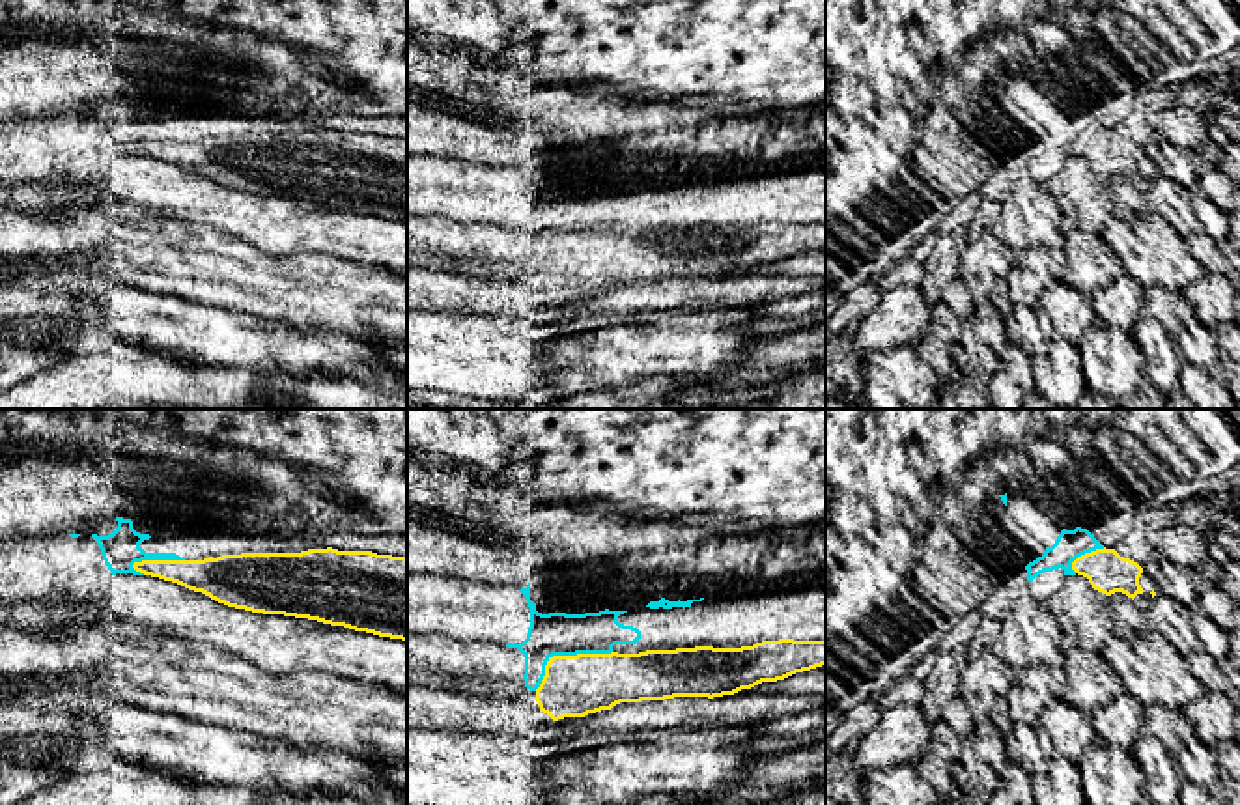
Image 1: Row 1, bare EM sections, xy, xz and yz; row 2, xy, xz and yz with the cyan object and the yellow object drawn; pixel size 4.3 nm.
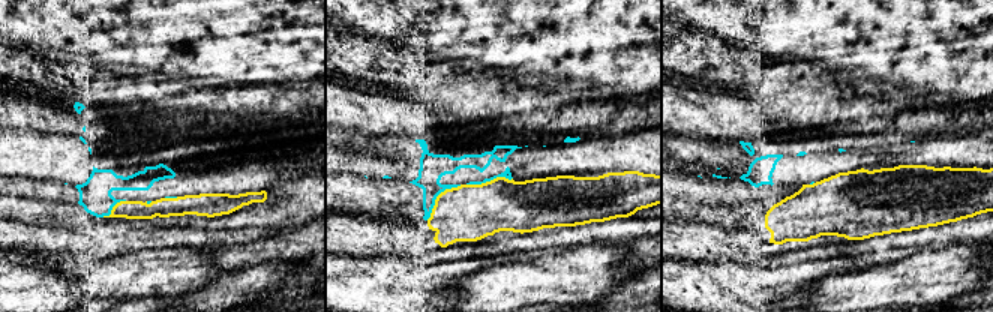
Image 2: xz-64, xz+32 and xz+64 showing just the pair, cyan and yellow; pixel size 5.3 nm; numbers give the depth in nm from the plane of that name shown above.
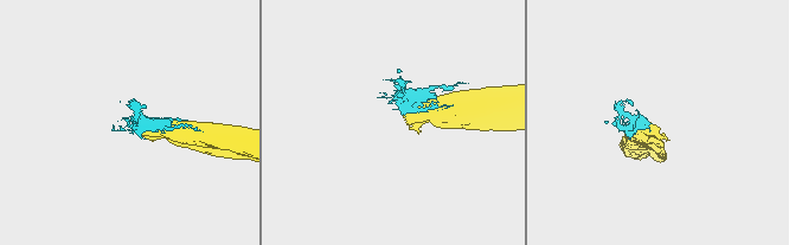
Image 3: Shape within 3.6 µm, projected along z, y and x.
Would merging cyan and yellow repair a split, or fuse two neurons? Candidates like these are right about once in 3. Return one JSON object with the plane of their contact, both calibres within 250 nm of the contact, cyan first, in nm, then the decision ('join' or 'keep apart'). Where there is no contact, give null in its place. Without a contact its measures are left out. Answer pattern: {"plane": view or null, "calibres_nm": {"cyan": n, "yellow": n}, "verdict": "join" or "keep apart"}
{"plane": "xz", "calibres_nm": {"cyan": 190, "yellow": 280}, "verdict": "keep apart"}

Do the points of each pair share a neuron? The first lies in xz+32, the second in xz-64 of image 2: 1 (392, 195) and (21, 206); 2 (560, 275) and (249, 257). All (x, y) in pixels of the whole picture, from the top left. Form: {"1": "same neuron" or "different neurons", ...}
{"1": "different neurons", "2": "different neurons"}

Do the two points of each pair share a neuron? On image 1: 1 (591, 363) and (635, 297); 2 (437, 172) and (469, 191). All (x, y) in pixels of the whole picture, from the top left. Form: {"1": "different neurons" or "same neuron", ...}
{"1": "different neurons", "2": "same neuron"}

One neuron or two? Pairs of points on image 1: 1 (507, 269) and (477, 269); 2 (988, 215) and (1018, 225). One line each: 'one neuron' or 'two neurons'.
1: one neuron
2: two neurons

